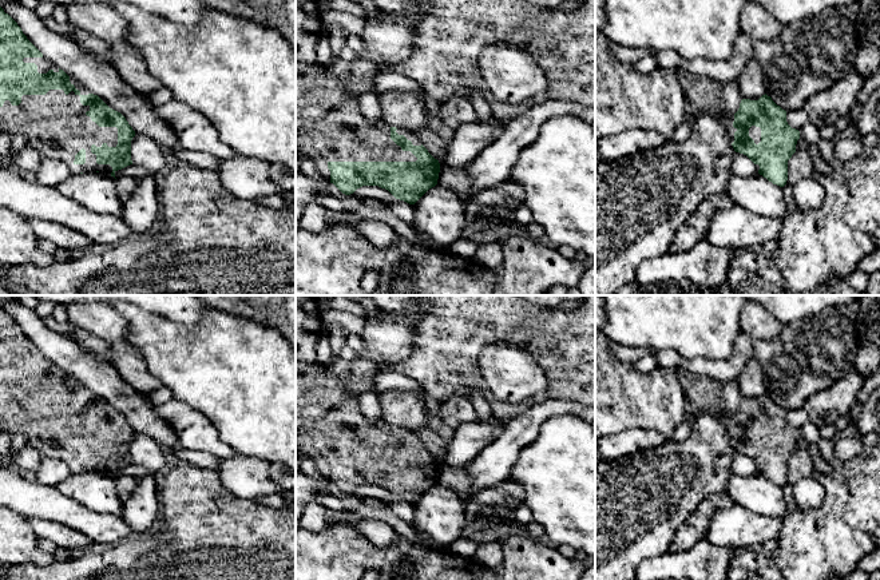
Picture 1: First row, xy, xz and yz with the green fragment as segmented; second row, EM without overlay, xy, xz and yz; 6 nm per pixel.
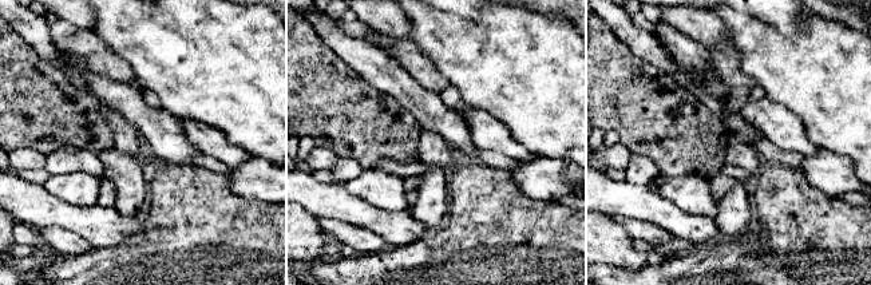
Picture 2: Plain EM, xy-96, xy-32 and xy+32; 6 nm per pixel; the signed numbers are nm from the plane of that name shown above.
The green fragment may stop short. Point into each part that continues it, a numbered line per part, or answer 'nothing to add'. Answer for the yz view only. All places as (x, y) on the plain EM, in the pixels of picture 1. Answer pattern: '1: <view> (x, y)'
1: yz (754, 432)

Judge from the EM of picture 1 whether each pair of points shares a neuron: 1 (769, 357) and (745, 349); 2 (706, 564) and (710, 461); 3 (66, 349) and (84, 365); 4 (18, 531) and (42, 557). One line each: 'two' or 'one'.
1: two
2: two
3: one
4: one

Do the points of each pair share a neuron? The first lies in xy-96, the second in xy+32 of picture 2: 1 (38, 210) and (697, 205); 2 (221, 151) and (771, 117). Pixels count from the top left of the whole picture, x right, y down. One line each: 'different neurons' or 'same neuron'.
1: different neurons
2: same neuron

